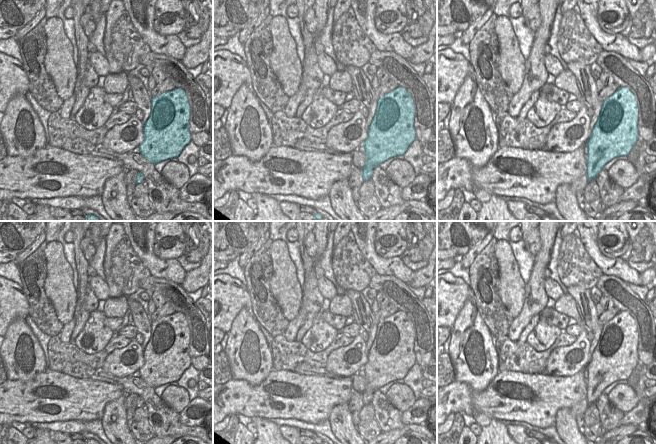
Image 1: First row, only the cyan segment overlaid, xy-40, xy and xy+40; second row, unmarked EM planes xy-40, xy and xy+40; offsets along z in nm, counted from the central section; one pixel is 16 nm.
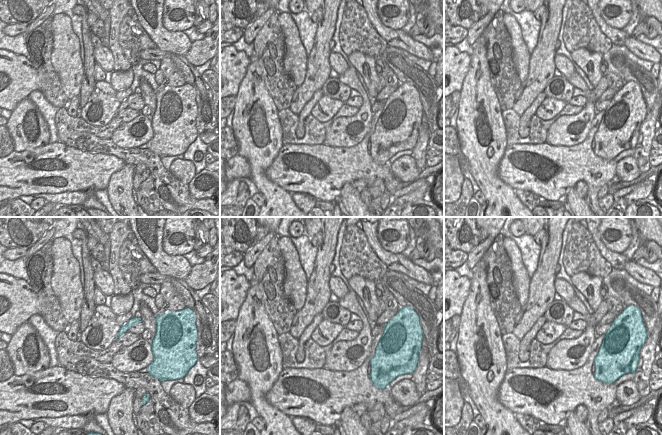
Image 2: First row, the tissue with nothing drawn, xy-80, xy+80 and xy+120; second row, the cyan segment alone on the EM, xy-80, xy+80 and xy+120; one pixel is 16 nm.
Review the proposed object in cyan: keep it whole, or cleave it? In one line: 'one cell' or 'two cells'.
one cell

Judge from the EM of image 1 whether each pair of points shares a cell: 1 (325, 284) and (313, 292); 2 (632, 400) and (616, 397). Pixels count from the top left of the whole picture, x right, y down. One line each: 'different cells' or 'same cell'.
1: different cells
2: same cell

